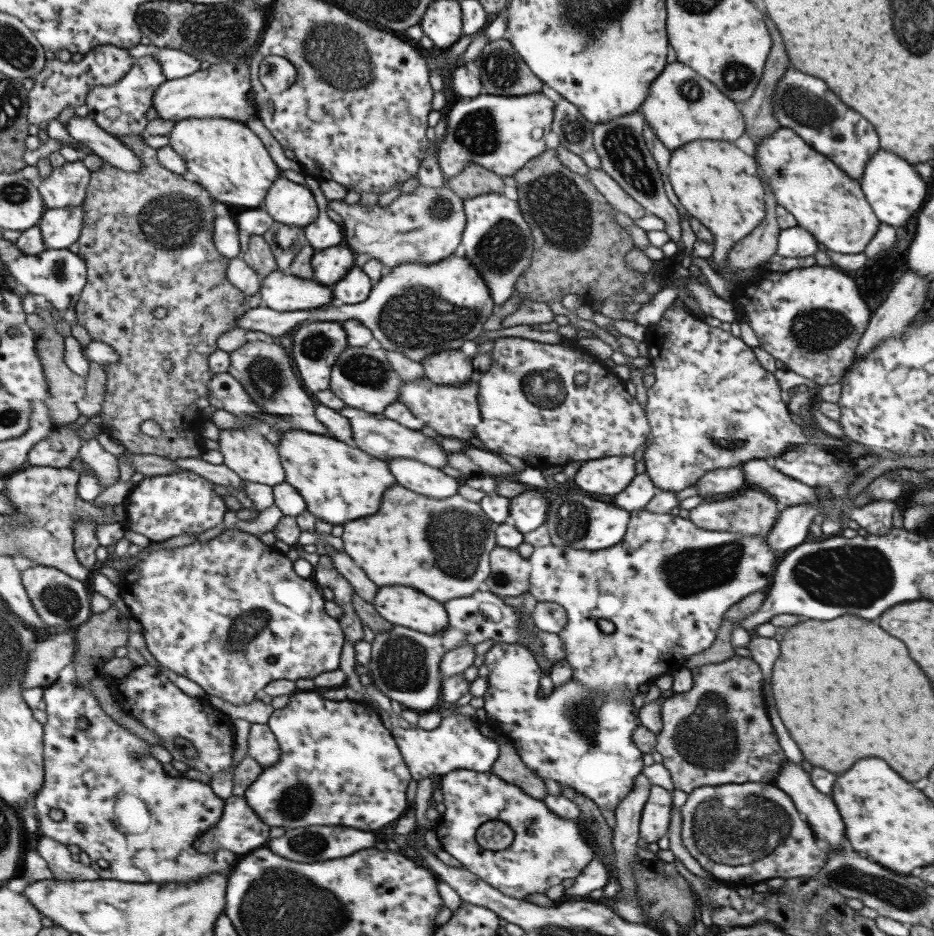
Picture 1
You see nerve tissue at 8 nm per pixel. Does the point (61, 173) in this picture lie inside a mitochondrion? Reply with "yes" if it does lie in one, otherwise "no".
no

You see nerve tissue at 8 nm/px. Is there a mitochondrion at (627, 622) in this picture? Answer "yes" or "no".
no

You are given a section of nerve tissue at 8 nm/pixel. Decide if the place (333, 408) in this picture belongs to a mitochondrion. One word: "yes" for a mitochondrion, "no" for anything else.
no

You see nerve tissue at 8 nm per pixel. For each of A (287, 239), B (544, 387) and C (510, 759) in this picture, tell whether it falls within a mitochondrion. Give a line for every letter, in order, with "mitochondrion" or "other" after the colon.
A: mitochondrion
B: mitochondrion
C: other

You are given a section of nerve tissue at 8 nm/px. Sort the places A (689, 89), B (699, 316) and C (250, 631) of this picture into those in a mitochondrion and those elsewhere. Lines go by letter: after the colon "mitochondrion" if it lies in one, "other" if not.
A: mitochondrion
B: other
C: mitochondrion

